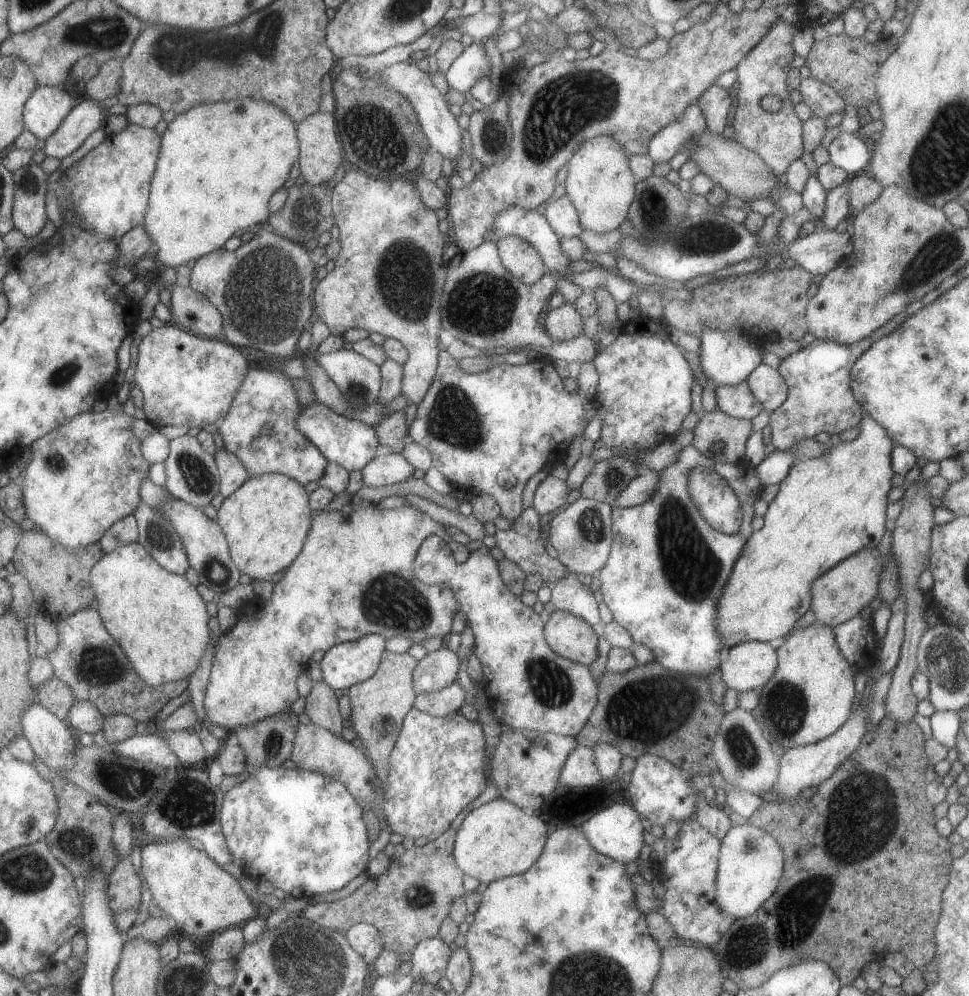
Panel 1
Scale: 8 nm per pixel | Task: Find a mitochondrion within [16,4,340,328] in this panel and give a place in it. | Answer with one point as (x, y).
(104, 32)

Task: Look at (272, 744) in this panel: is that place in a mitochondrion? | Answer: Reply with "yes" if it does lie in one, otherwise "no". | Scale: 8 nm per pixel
yes

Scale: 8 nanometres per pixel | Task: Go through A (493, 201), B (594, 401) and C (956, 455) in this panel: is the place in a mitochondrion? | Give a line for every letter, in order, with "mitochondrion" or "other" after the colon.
A: other
B: other
C: other

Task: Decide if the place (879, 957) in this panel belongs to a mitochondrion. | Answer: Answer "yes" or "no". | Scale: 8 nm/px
no

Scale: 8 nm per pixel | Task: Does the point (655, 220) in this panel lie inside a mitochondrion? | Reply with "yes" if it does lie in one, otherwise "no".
yes

